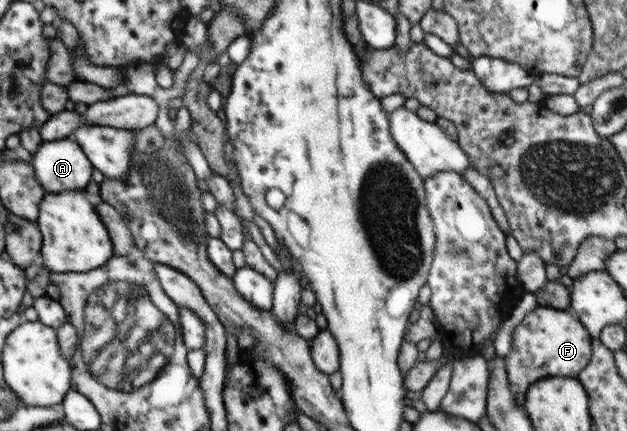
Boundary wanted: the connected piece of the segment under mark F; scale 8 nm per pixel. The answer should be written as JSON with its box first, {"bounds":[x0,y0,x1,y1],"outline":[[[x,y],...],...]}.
{"bounds":[505,306,593,394],"outline":[[[537,306],[522,320],[522,323],[514,328],[510,353],[505,358],[506,373],[510,391],[516,394],[526,393],[532,383],[547,377],[564,376],[577,378],[582,369],[588,366],[592,355],[593,337],[580,320],[567,310],[554,309],[552,307]]]}

